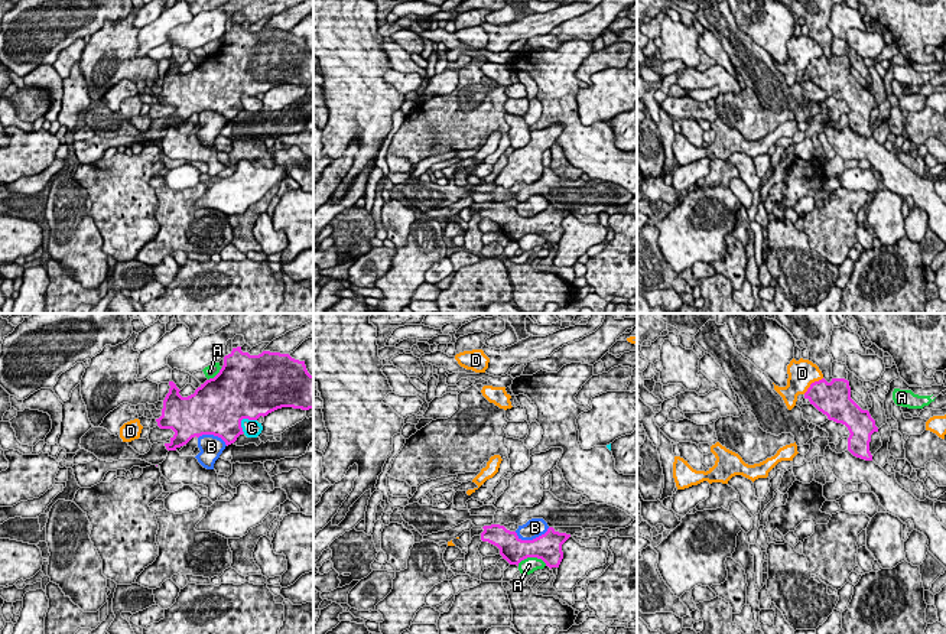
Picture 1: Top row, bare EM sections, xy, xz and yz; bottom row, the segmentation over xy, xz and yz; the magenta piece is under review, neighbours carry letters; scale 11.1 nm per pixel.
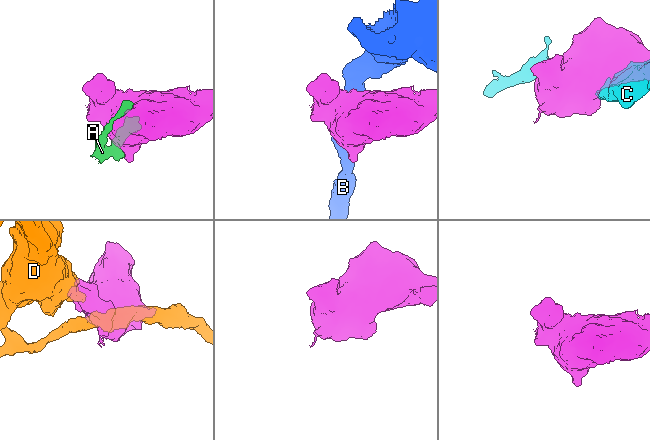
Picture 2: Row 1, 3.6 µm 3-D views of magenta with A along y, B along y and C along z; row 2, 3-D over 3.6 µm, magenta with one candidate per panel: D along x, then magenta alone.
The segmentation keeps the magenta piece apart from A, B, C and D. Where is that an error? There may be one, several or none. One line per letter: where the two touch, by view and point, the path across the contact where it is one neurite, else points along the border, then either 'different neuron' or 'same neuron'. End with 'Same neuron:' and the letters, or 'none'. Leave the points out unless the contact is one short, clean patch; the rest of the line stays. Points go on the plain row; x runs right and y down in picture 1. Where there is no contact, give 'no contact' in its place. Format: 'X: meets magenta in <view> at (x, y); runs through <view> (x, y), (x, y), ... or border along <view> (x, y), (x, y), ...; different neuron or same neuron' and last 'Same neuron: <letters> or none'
A: meets magenta in xz at (532, 233); different neuron
B: meets magenta in xz at (533, 215); different neuron
C: meets magenta in xy at (243, 94); different neuron
D: meets magenta in yz at (812, 59); different neuron
Same neuron: none

